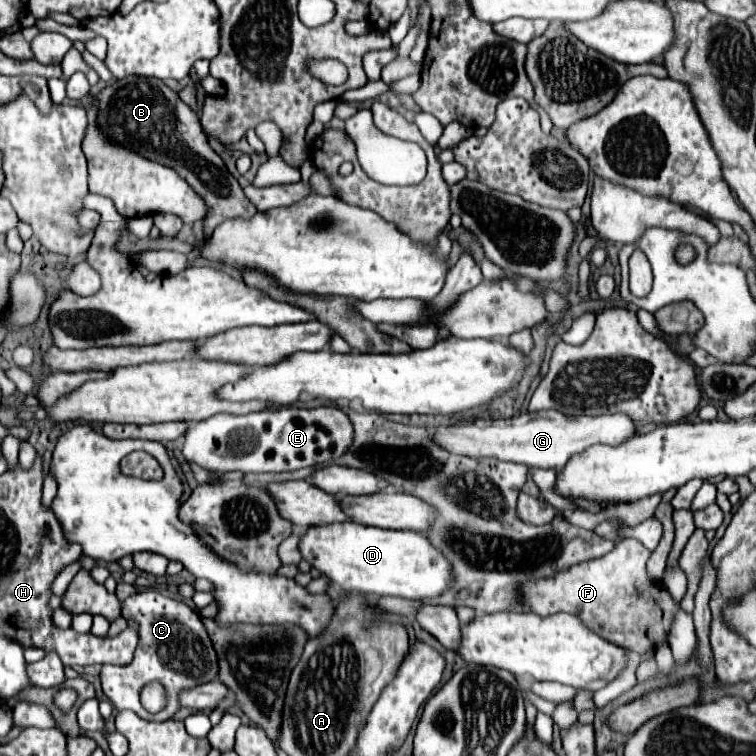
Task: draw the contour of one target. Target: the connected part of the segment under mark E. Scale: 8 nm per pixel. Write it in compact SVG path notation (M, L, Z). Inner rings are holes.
M277 406L261 412L251 412L245 416L233 416L233 414L217 414L209 420L191 424L189 432L183 440L183 456L187 462L199 464L205 470L211 472L229 472L239 470L243 474L247 472L291 472L301 468L313 468L317 464L329 464L339 460L345 452L349 452L353 444L353 424L349 416L333 406L319 406L319 408L295 408L295 406Z

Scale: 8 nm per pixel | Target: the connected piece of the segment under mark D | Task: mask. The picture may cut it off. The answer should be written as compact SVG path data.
M357 522L349 524L323 524L321 528L309 528L301 538L301 554L305 560L311 562L321 574L325 574L331 582L339 584L347 592L361 592L373 596L399 596L407 600L421 600L421 598L437 598L447 588L451 588L455 580L455 572L451 562L437 550L423 534L409 532L409 530L383 530L373 526L363 526Z

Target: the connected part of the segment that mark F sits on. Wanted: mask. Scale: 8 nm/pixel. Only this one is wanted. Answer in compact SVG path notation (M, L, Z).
M625 538L607 556L577 564L577 568L569 568L569 572L553 576L553 580L537 580L537 584L529 584L529 608L539 616L553 616L559 612L575 614L585 624L589 624L589 628L593 628L593 632L597 632L601 638L641 656L655 654L661 646L669 644L669 632L679 606L671 598L667 586L663 582L651 580L651 576L647 574L649 556L651 552L641 542L637 542L635 538Z

